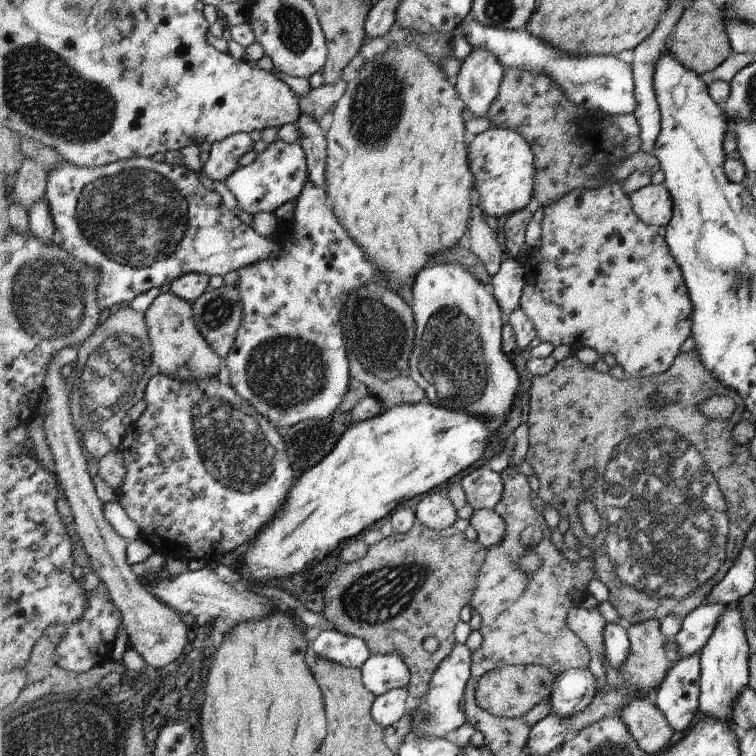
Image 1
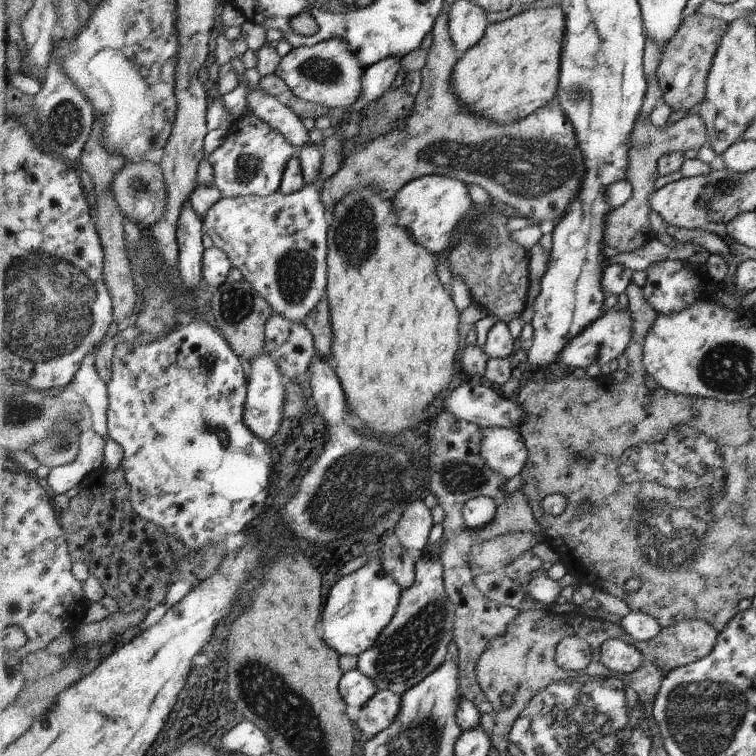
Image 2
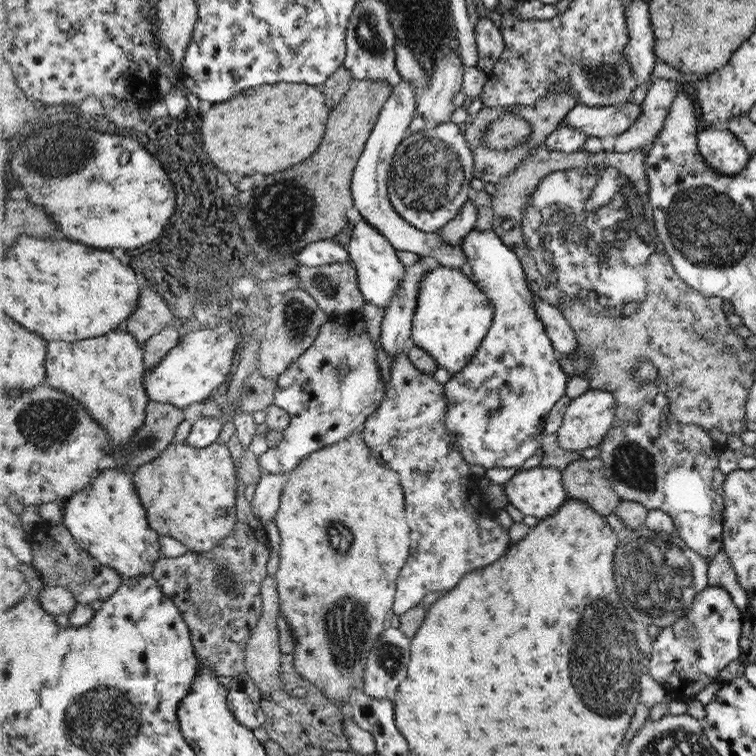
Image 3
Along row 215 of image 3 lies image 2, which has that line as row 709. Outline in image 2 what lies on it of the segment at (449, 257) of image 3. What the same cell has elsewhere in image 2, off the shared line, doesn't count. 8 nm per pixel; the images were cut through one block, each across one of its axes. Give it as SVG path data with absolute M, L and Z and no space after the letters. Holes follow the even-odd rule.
M391 690L378 691L361 708L358 728L366 736L376 736L388 728L400 712L401 695Z

